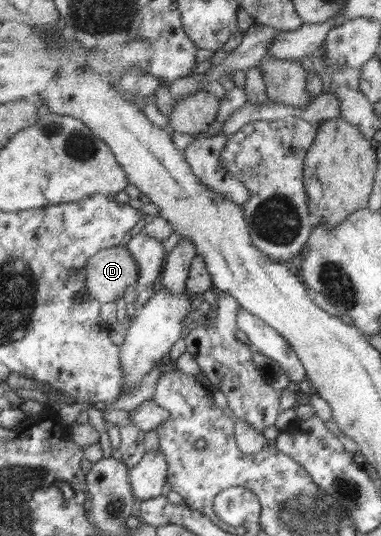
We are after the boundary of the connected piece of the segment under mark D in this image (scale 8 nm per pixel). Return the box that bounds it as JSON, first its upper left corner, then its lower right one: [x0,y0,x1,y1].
[86,247,140,303]

